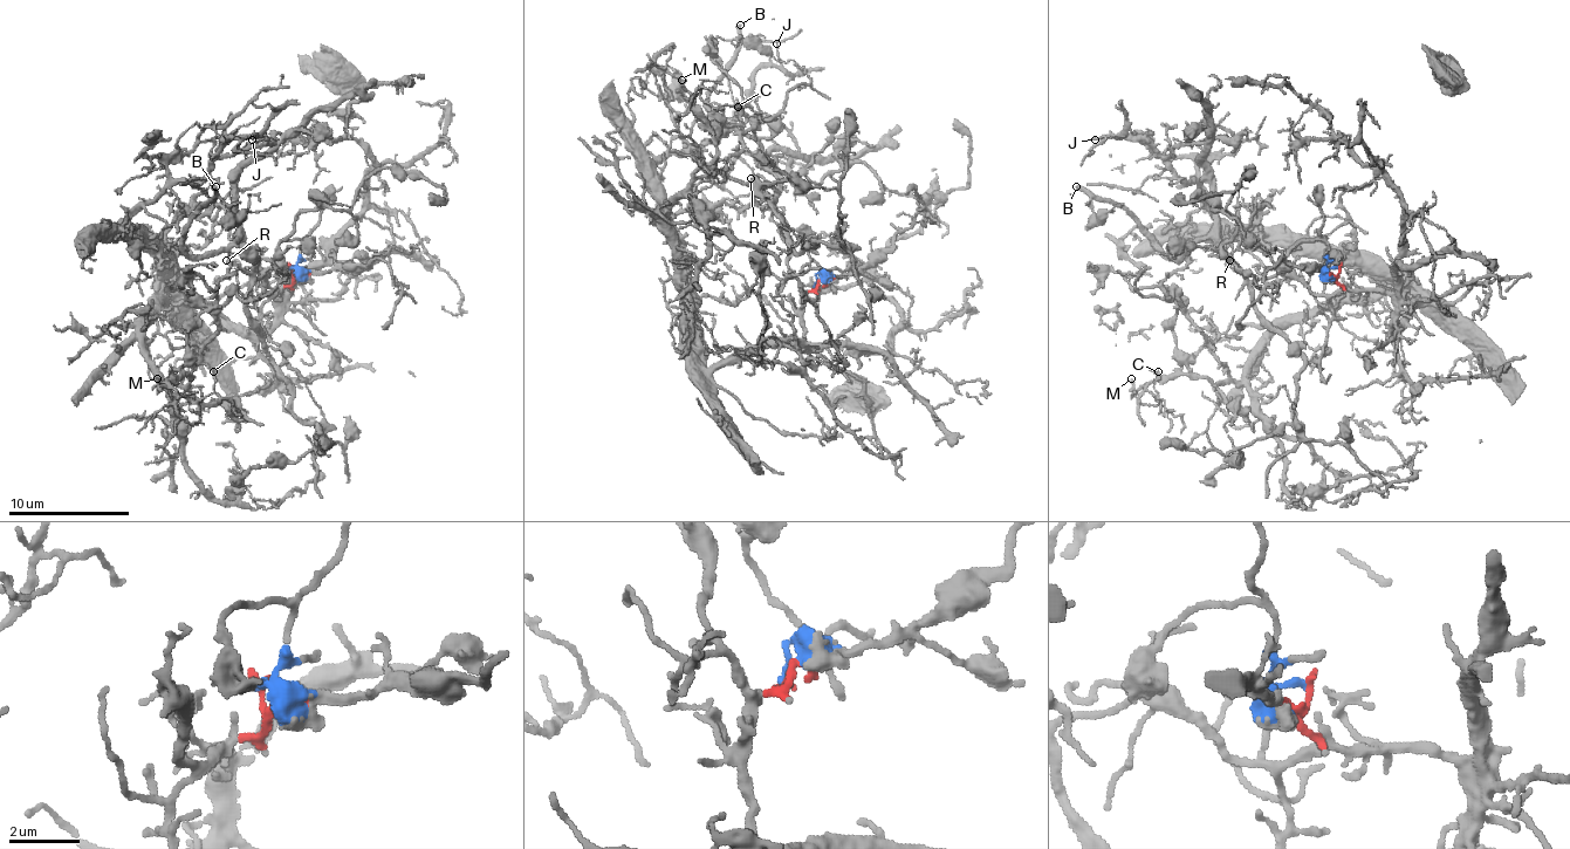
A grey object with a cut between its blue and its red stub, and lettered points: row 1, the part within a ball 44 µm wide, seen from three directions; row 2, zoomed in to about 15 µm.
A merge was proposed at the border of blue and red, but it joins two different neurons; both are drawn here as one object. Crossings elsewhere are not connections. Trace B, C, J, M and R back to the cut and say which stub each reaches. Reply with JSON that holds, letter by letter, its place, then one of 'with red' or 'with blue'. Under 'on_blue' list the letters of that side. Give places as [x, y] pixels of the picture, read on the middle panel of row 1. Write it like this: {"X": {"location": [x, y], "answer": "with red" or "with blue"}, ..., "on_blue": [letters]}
{"B": {"location": [740, 25], "answer": "with blue"}, "C": {"location": [738, 107], "answer": "with red"}, "J": {"location": [776, 43], "answer": "with red"}, "M": {"location": [681, 80], "answer": "with red"}, "R": {"location": [751, 178], "answer": "with blue"}, "on_blue": ["B", "R"]}

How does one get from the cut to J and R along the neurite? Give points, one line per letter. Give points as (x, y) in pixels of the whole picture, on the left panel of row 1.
J: (290, 267), (269, 322), (233, 328), (182, 298), (130, 225), (145, 204), (197, 183), (227, 139), (252, 139)
R: (290, 267), (300, 240), (282, 244), (275, 261), (260, 276), (252, 280), (239, 265), (227, 261)

